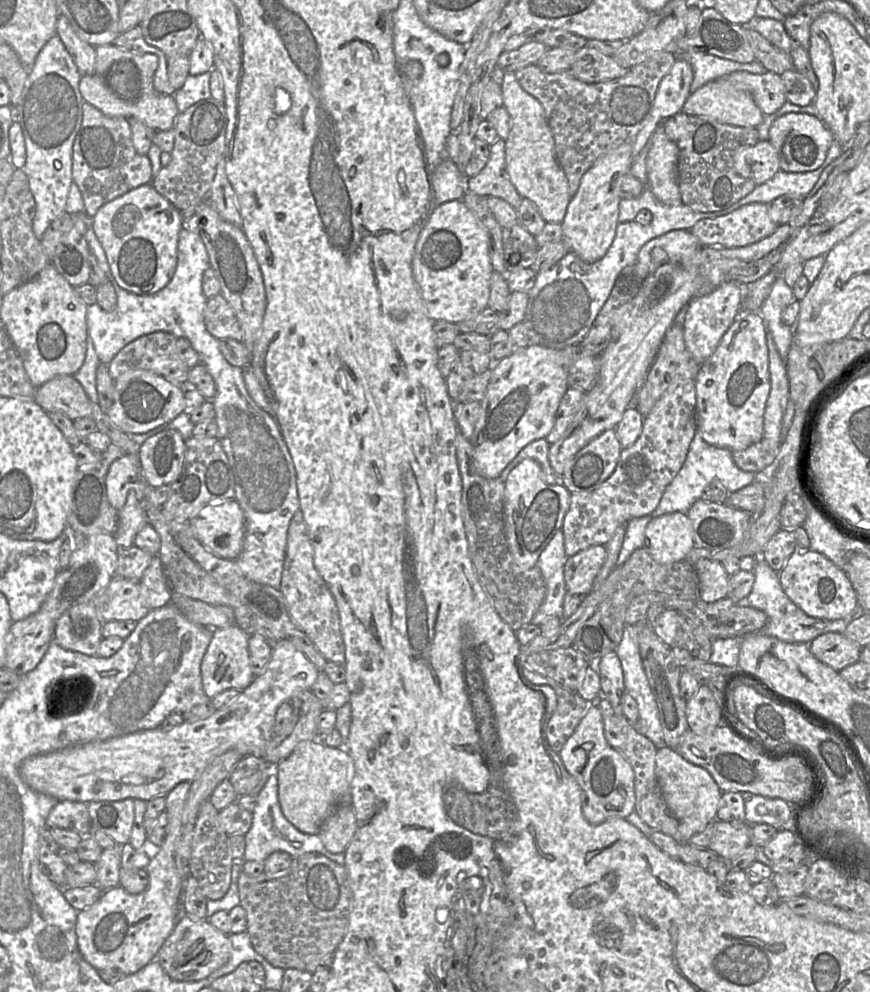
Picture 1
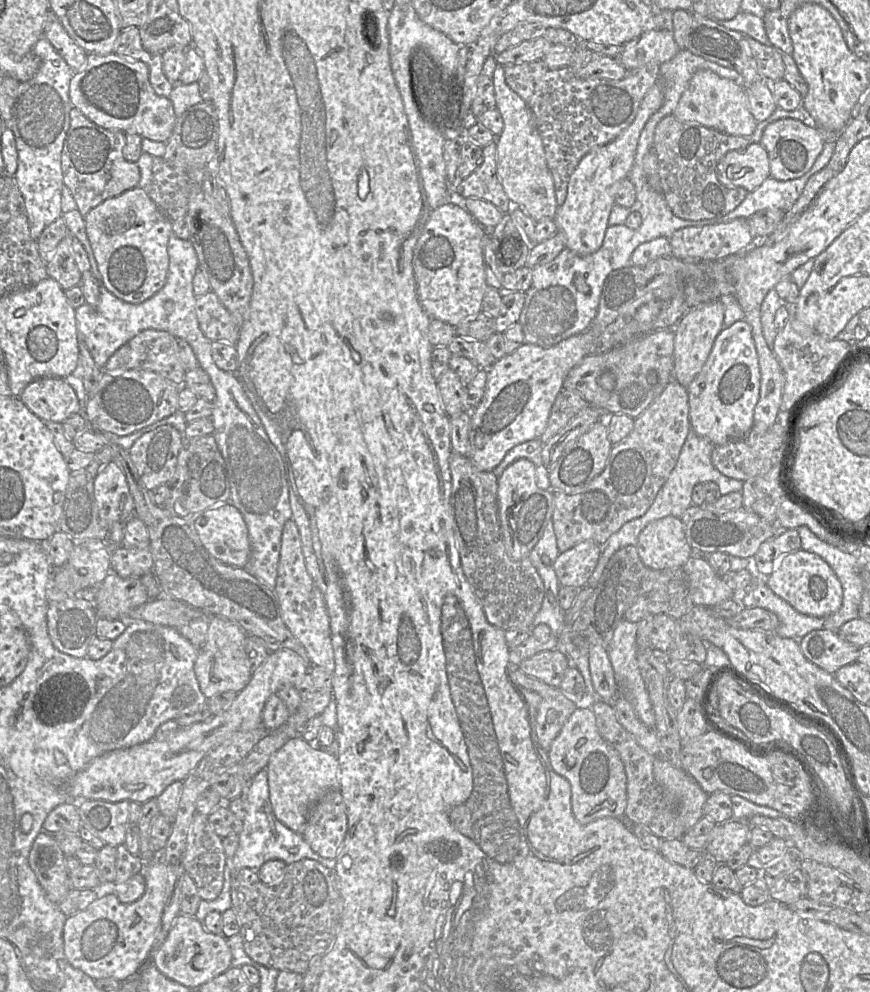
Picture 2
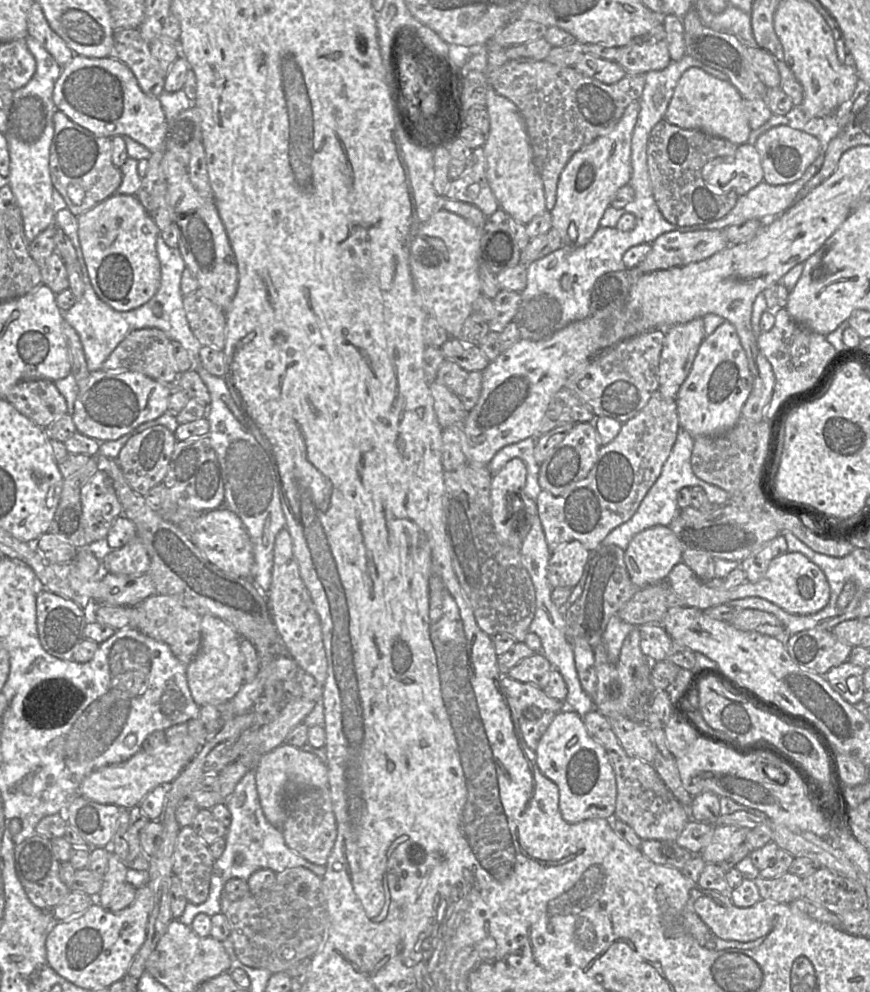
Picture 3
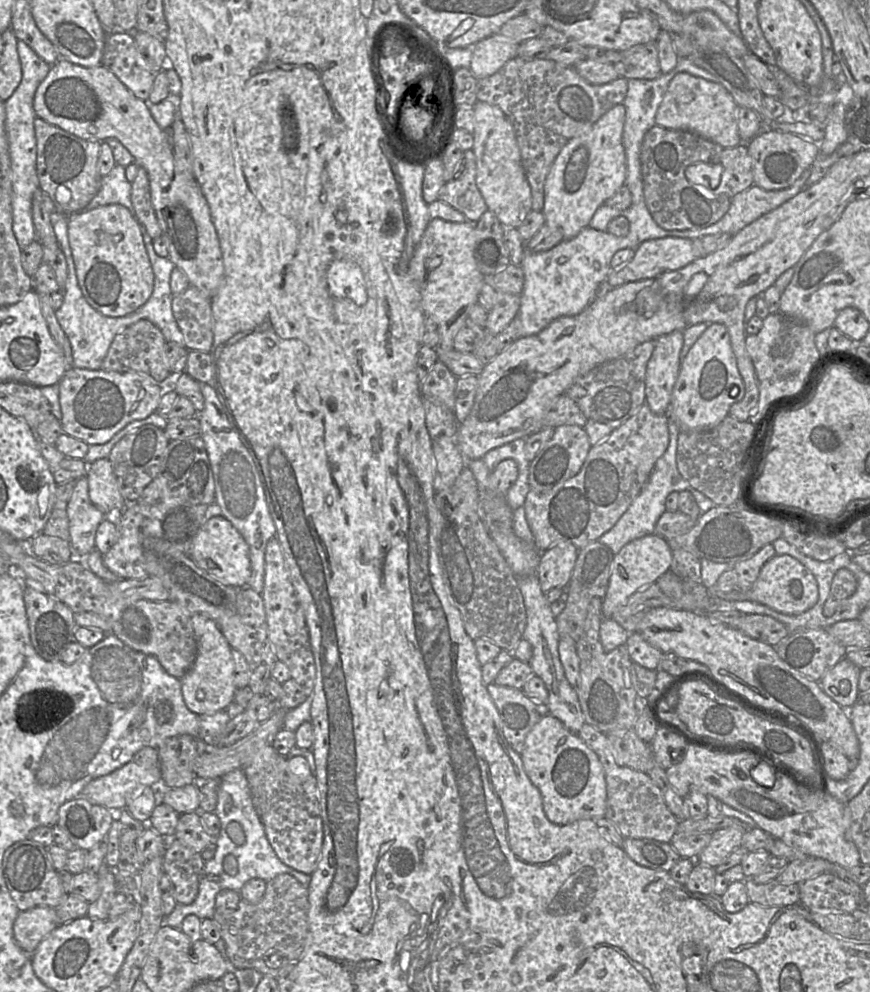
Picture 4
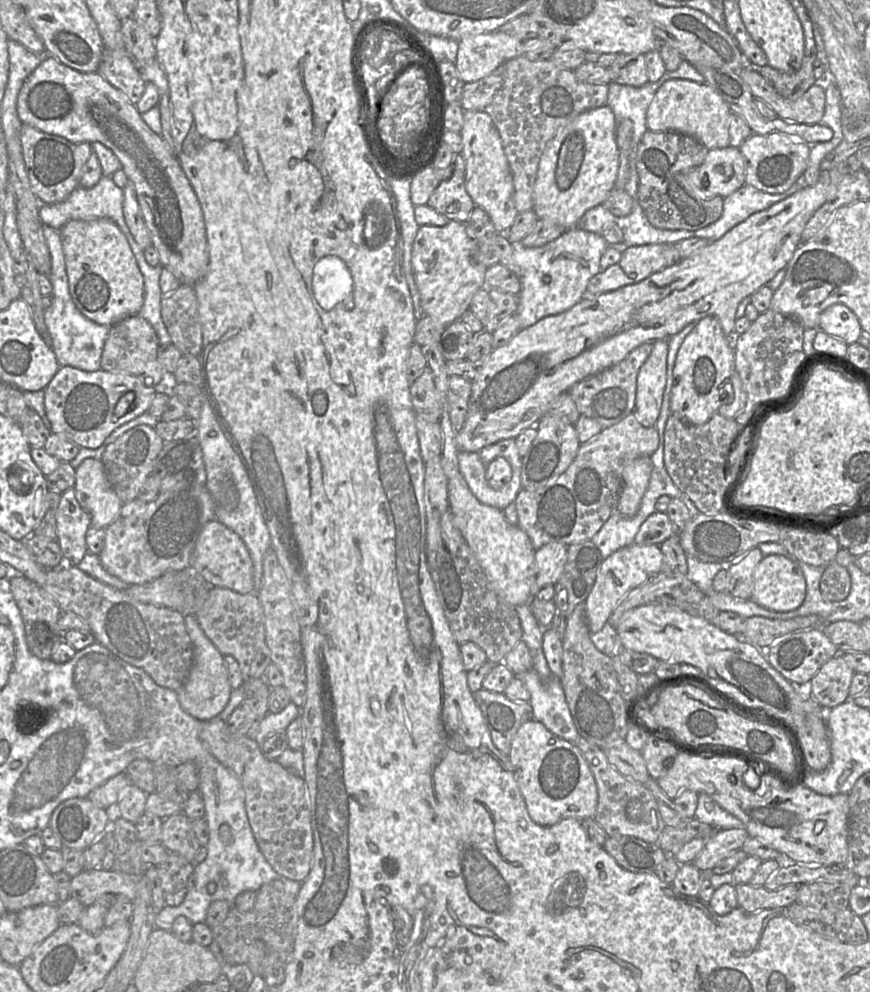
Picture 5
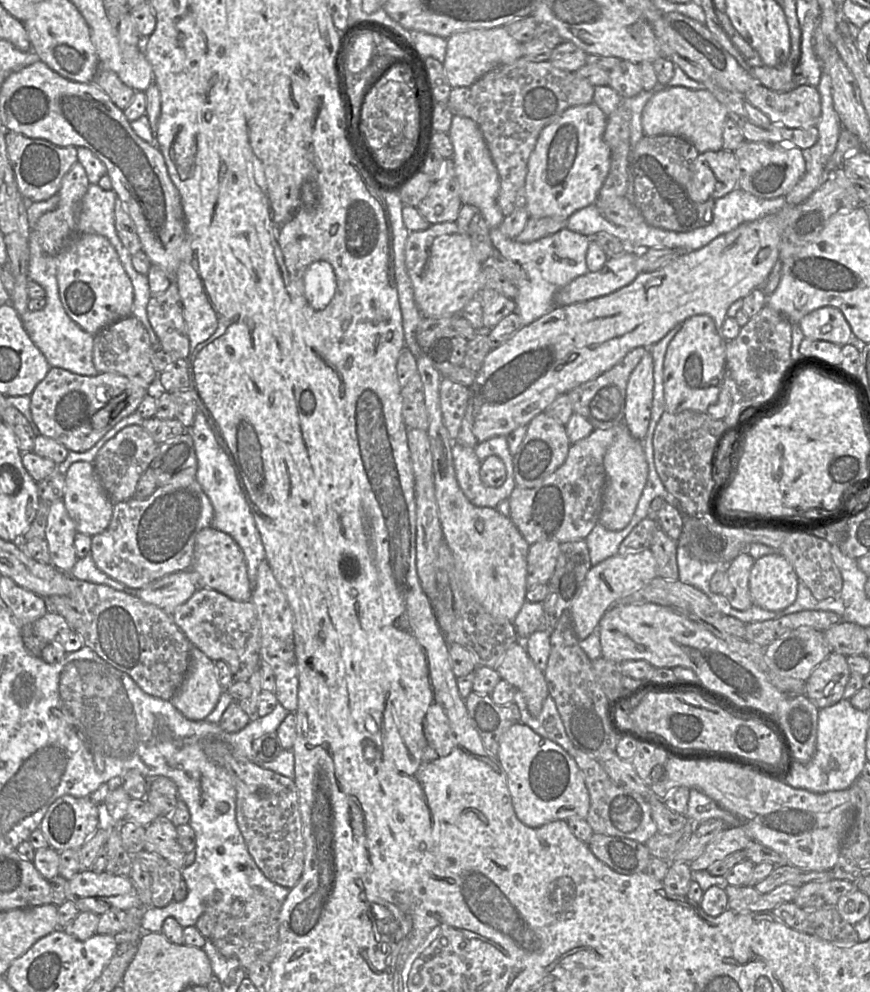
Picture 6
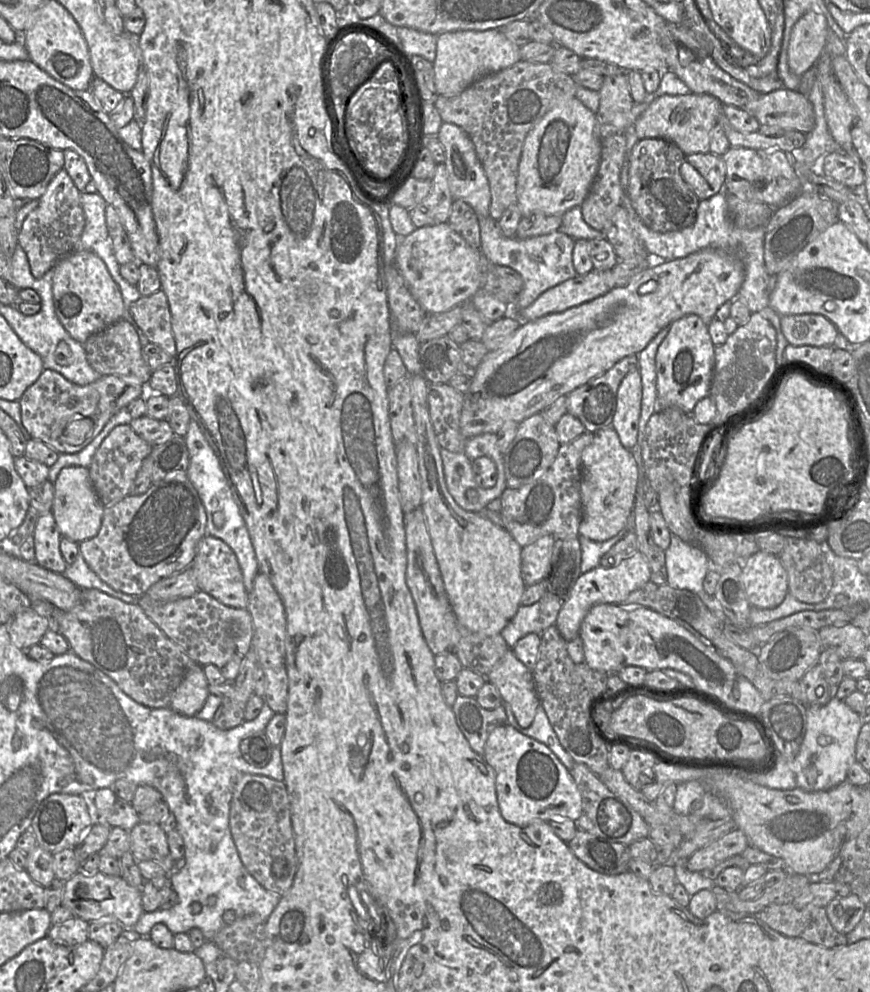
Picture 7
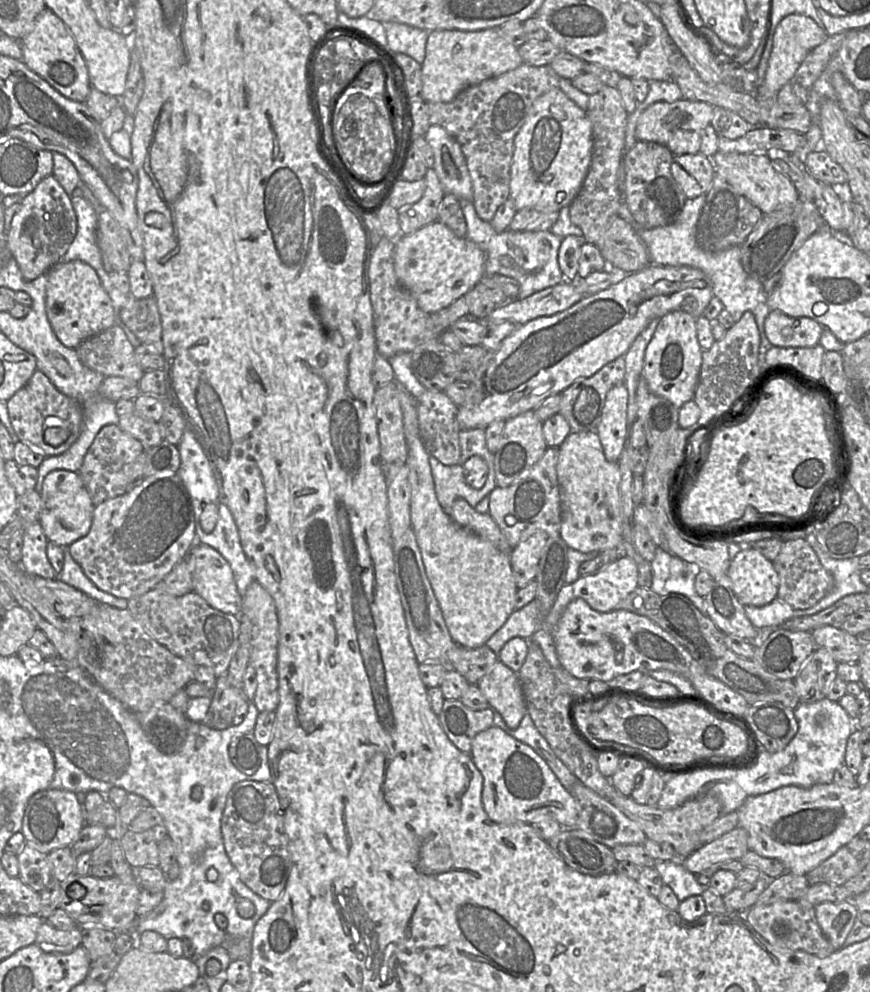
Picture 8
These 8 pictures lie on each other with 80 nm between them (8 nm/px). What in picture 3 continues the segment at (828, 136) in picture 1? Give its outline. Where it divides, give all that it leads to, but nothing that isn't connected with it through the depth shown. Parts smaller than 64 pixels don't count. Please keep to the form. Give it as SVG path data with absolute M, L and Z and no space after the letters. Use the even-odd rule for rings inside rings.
M787 125L767 130L757 138L754 146L761 158L763 181L770 185L783 185L798 180L822 151L822 144L816 137Z

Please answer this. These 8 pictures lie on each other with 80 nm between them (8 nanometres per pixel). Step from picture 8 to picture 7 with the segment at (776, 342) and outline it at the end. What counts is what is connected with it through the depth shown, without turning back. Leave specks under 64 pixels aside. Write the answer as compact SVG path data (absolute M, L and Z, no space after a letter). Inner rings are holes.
M795 314L780 317L780 331L792 346L832 346L839 331L821 314Z

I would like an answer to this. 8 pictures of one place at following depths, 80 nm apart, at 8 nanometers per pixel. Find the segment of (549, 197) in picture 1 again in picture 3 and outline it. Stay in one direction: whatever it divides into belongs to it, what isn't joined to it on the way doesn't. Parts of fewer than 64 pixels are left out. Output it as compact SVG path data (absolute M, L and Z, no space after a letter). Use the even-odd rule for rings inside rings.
M489 87L484 109L490 118L490 128L482 148L486 158L486 175L499 208L515 221L527 224L546 209L543 181L533 162L533 150L529 143L523 118L517 106Z

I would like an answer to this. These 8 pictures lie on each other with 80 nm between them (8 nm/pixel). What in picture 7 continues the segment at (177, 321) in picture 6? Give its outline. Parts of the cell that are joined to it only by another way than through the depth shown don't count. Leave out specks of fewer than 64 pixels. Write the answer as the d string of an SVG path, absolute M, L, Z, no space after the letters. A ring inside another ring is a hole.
M160 290L149 296L141 296L127 310L137 328L147 337L150 343L161 347L174 357L176 343L172 331L171 313L166 294Z

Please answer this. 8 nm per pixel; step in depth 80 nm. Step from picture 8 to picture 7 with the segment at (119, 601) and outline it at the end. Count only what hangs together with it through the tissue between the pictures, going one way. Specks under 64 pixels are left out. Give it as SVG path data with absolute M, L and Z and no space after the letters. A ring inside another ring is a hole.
M83 557L75 559L62 574L80 589L97 589L130 604L136 604L139 598L139 596L125 594L111 588L90 569Z

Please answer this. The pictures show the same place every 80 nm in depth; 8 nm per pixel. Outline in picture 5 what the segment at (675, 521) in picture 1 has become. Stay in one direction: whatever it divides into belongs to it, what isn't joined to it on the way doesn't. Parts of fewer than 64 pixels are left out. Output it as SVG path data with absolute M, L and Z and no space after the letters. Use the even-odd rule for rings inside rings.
M631 544L602 562L594 586L586 600L586 619L590 632L600 631L608 622L615 606L632 591L662 571L663 554L659 545Z

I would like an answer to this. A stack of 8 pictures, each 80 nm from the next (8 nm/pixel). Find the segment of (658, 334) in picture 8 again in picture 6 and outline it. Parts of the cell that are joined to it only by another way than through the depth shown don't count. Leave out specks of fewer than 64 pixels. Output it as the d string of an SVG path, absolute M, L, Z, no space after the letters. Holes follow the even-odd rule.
M695 315L686 319L670 341L663 364L663 391L666 411L706 413L720 393L724 376L726 340L716 329L709 315Z

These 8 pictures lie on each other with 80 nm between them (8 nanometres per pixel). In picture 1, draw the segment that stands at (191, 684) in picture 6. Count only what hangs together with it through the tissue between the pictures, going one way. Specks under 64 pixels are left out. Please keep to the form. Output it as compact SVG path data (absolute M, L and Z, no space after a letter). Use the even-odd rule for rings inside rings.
M236 625L213 629L211 642L201 663L203 689L209 699L228 689L242 691L255 679L250 664L249 637L247 632Z

